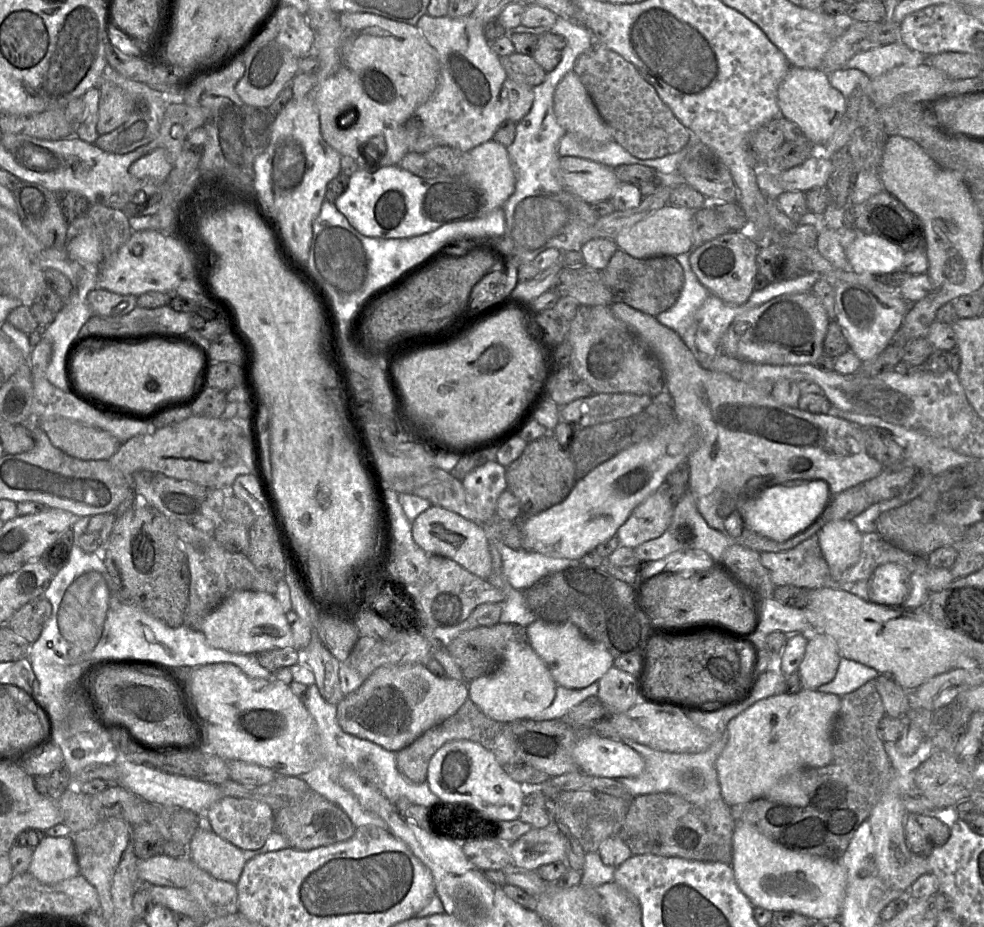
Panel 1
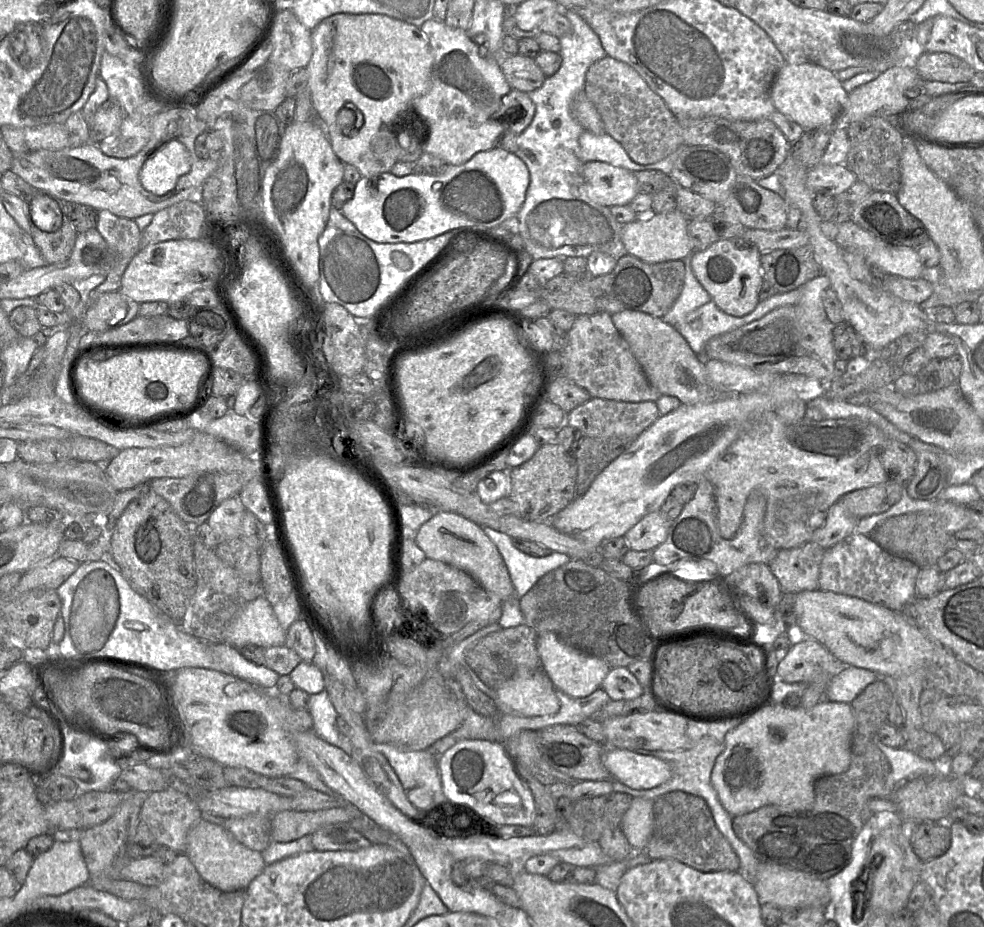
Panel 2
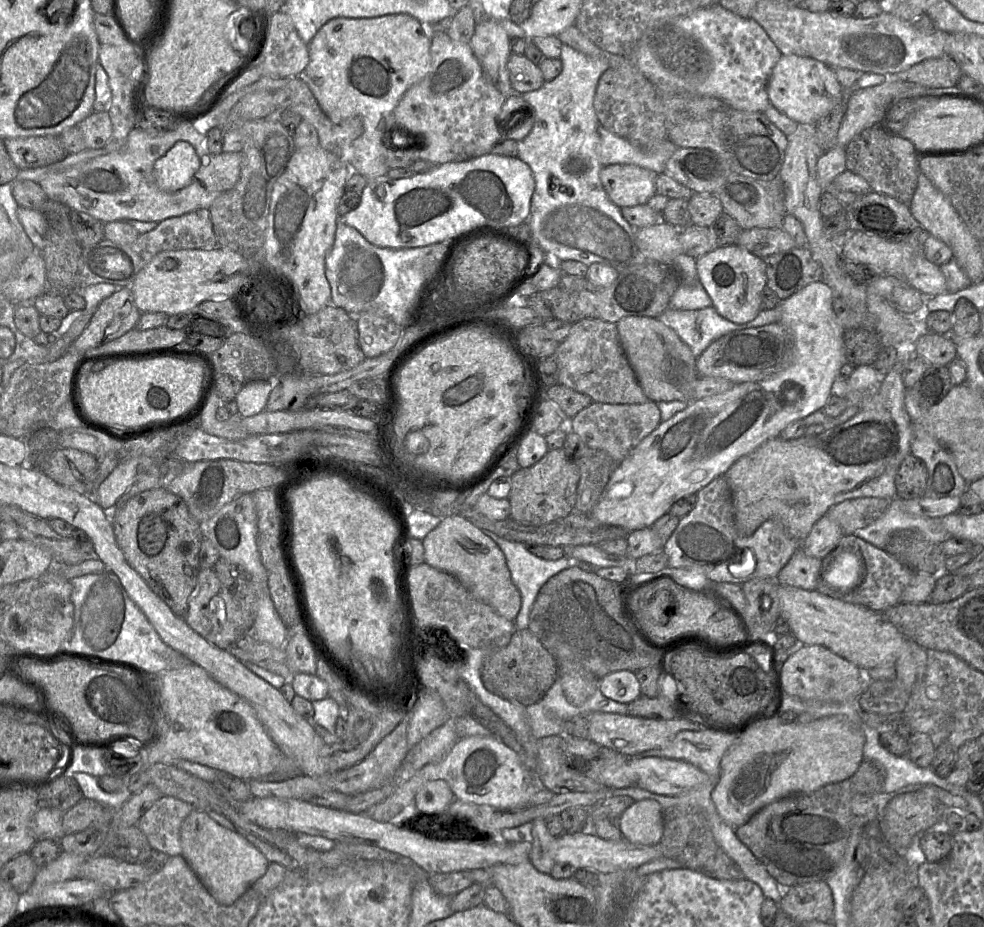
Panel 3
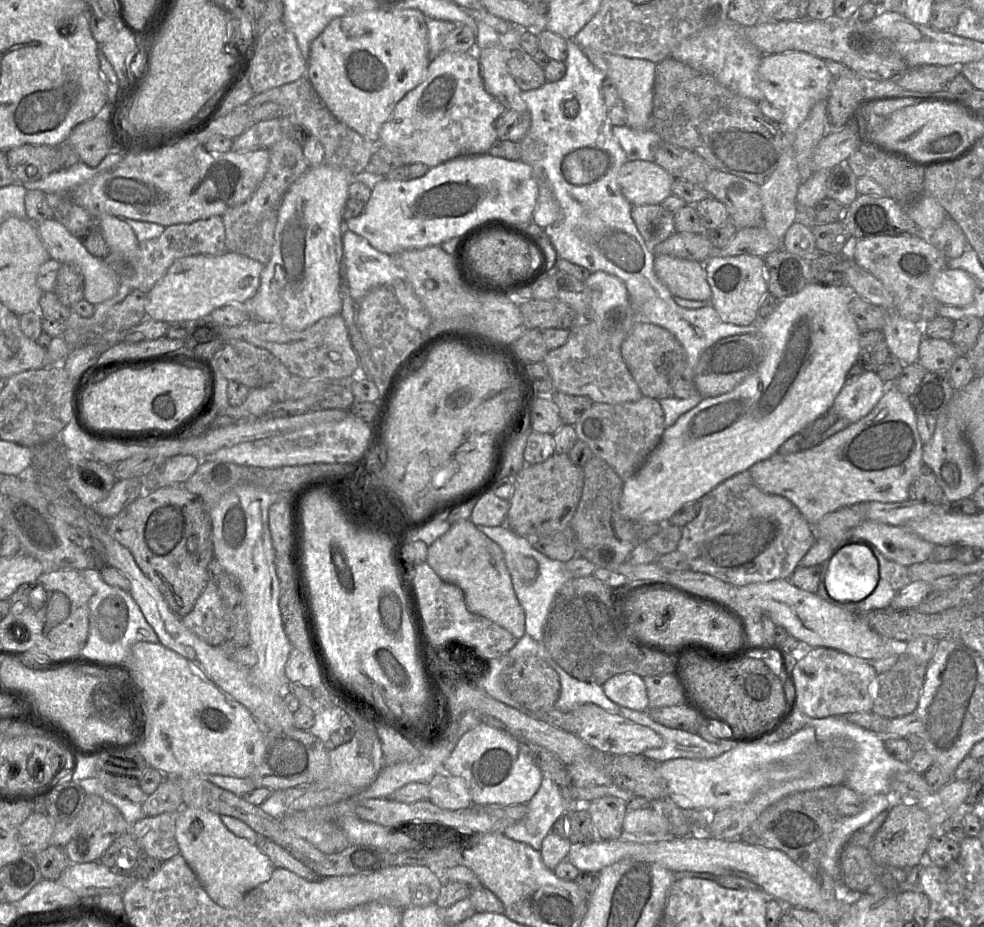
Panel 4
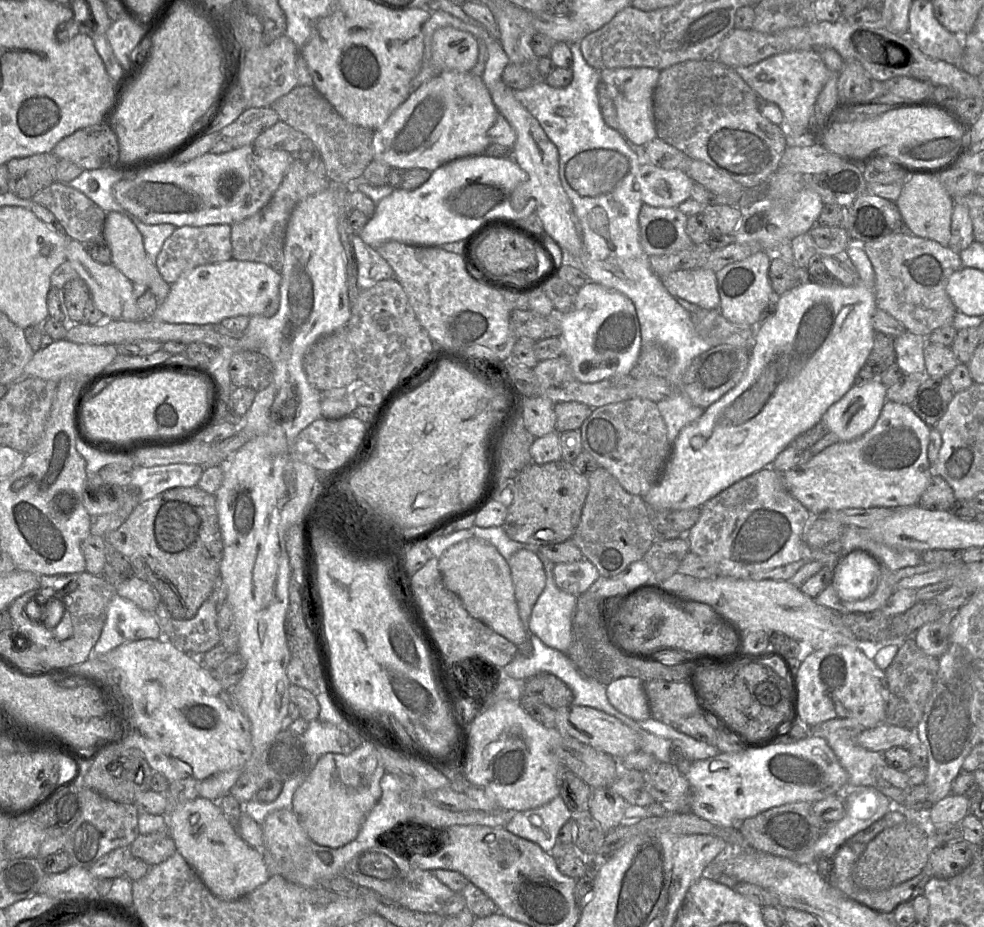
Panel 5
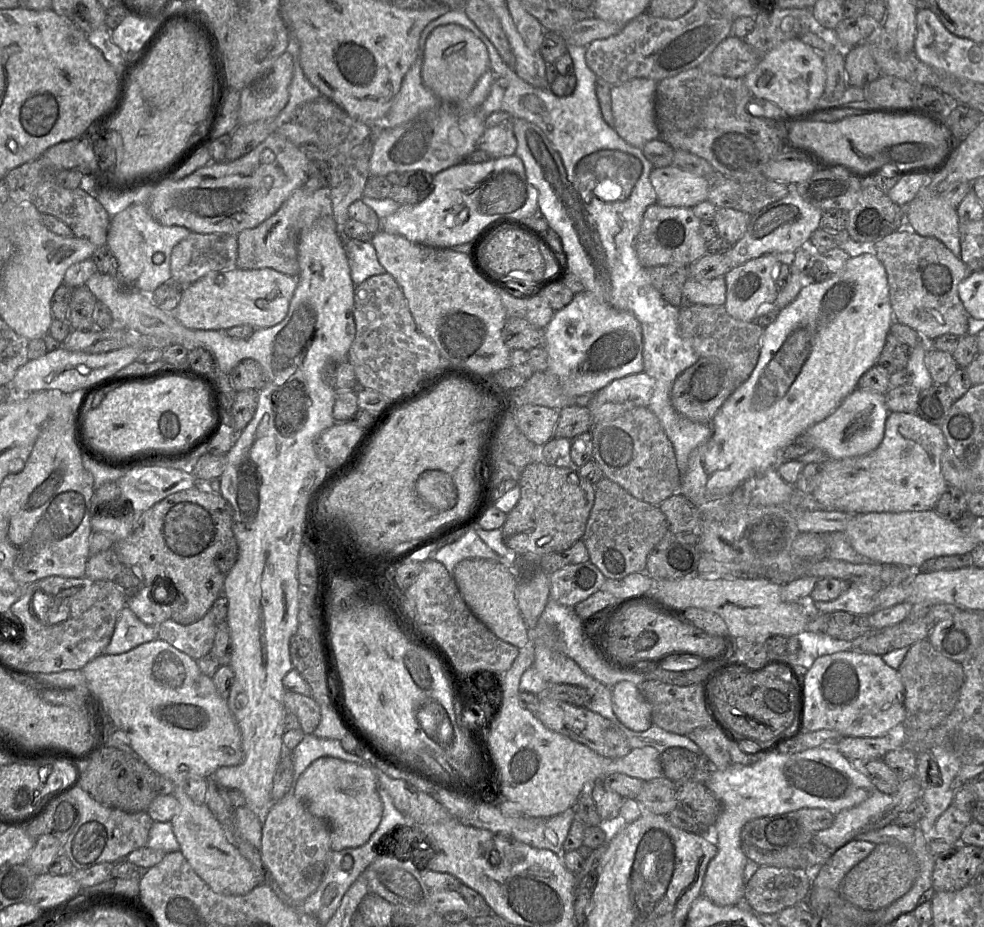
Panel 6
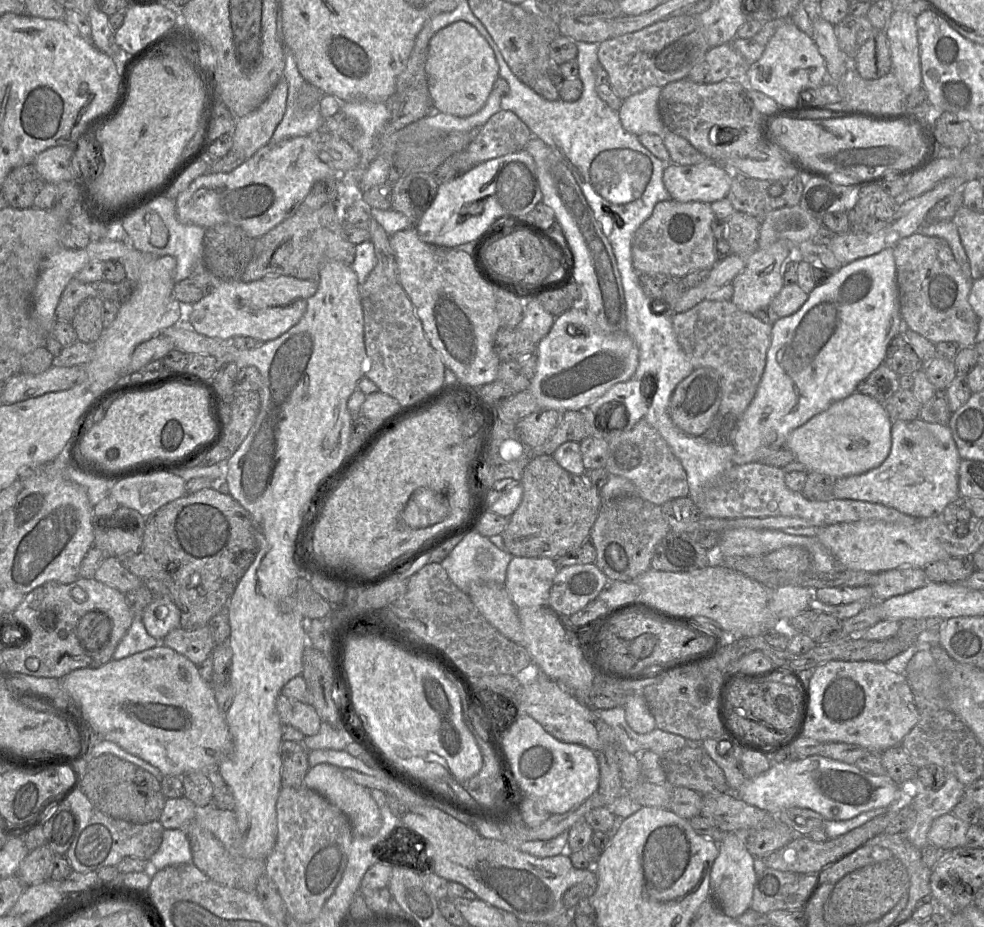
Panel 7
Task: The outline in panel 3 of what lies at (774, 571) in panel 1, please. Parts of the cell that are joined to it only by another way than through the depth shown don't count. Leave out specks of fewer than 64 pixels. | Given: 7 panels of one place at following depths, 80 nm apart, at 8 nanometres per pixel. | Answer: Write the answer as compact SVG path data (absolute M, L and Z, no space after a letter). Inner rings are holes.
M800 547L777 576L780 585L817 590L822 560L807 556Z

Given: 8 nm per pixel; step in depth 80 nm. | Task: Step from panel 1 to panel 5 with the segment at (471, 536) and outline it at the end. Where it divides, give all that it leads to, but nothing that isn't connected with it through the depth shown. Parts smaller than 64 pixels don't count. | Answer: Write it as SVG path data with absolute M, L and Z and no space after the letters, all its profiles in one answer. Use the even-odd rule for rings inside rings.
M477 537L461 541L442 554L438 566L445 587L460 598L473 618L516 646L526 640L527 631L518 614L511 569L493 545Z

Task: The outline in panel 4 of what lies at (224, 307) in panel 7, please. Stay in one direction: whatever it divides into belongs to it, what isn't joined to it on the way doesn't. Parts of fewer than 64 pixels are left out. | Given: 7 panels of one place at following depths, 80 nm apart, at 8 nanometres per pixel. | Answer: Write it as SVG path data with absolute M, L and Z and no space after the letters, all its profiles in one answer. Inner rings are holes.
M227 251L222 255L179 258L147 292L147 317L166 323L197 320L228 304L245 304L258 291L264 265L247 256Z

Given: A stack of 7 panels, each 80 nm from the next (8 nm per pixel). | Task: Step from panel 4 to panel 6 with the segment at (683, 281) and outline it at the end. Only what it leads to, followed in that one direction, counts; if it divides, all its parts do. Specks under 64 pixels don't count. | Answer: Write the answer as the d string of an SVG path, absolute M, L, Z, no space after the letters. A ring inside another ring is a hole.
M723 276L705 281L688 279L683 287L684 301L688 304L724 305L727 288Z

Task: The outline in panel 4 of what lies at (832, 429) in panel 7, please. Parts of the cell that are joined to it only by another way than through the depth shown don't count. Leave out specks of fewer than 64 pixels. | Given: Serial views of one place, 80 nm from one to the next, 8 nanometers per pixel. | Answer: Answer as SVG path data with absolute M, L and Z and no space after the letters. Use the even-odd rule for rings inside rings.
M866 370L859 377L849 377L847 383L837 395L830 410L838 416L838 419L847 419L849 424L857 422L870 413L883 396L885 390L886 383L882 381L878 373Z

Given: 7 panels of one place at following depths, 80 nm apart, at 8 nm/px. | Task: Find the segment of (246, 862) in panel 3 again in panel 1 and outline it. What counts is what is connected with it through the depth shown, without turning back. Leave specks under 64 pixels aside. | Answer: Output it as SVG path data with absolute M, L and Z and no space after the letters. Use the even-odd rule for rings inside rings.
M198 828L189 844L190 859L214 878L236 885L249 860L241 848L209 828Z

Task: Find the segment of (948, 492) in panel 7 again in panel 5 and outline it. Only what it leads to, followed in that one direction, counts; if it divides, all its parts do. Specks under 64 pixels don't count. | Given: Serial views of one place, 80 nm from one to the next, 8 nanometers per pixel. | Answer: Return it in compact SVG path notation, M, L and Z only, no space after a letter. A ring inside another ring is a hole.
M886 400L877 421L862 436L851 441L838 441L781 476L789 492L812 516L851 508L916 506L934 471L928 459L930 431L931 427L915 414L910 405Z

